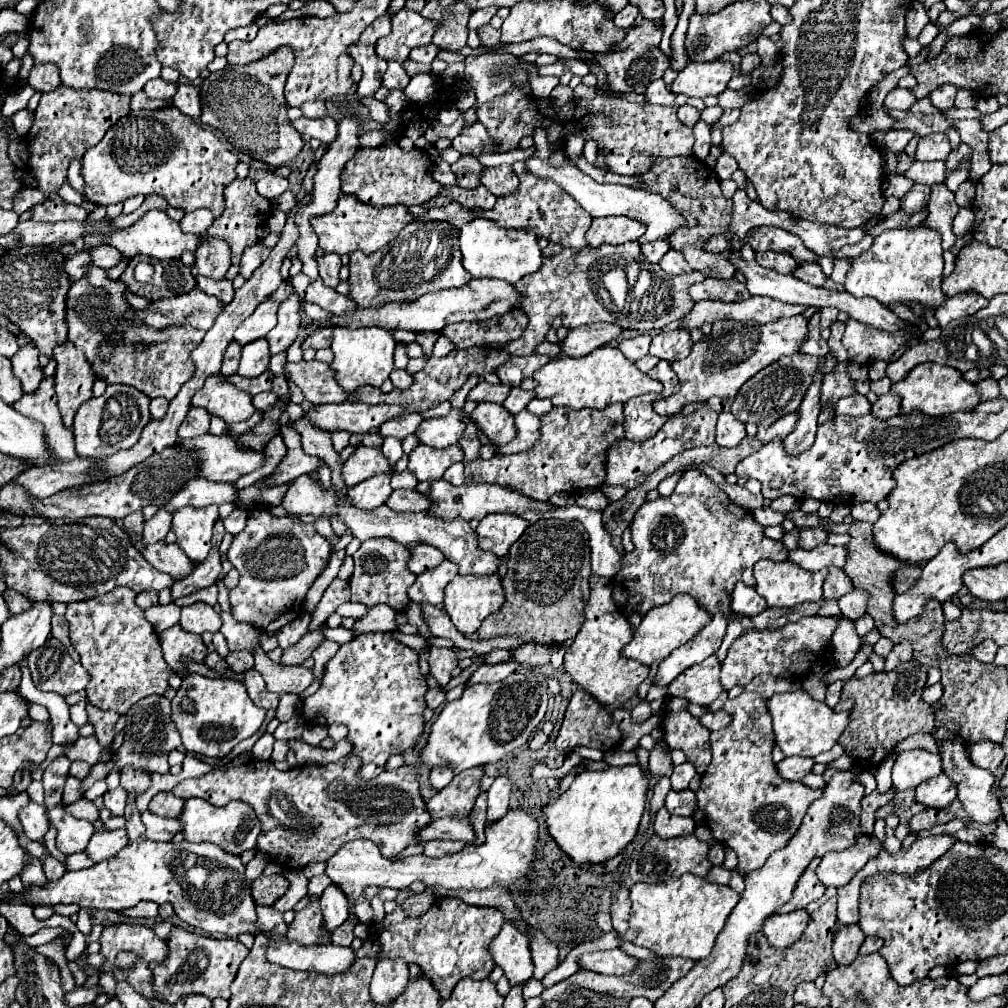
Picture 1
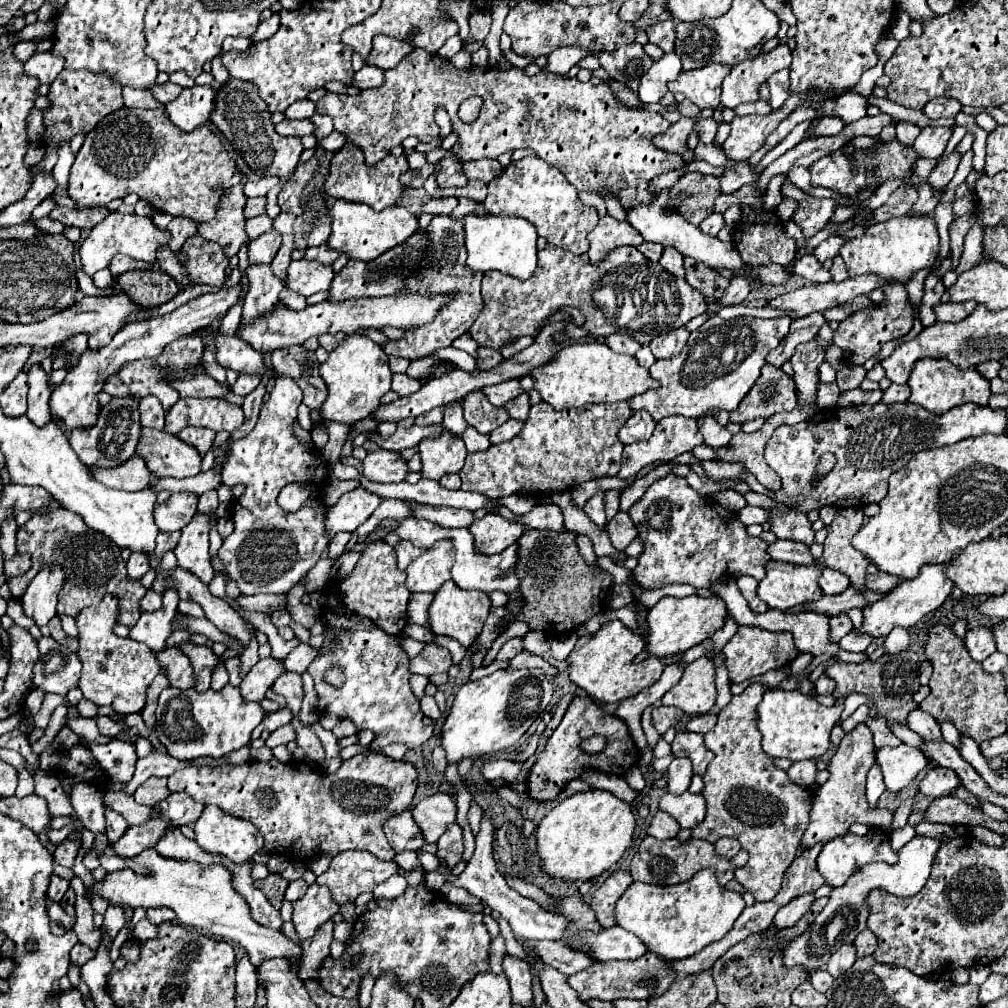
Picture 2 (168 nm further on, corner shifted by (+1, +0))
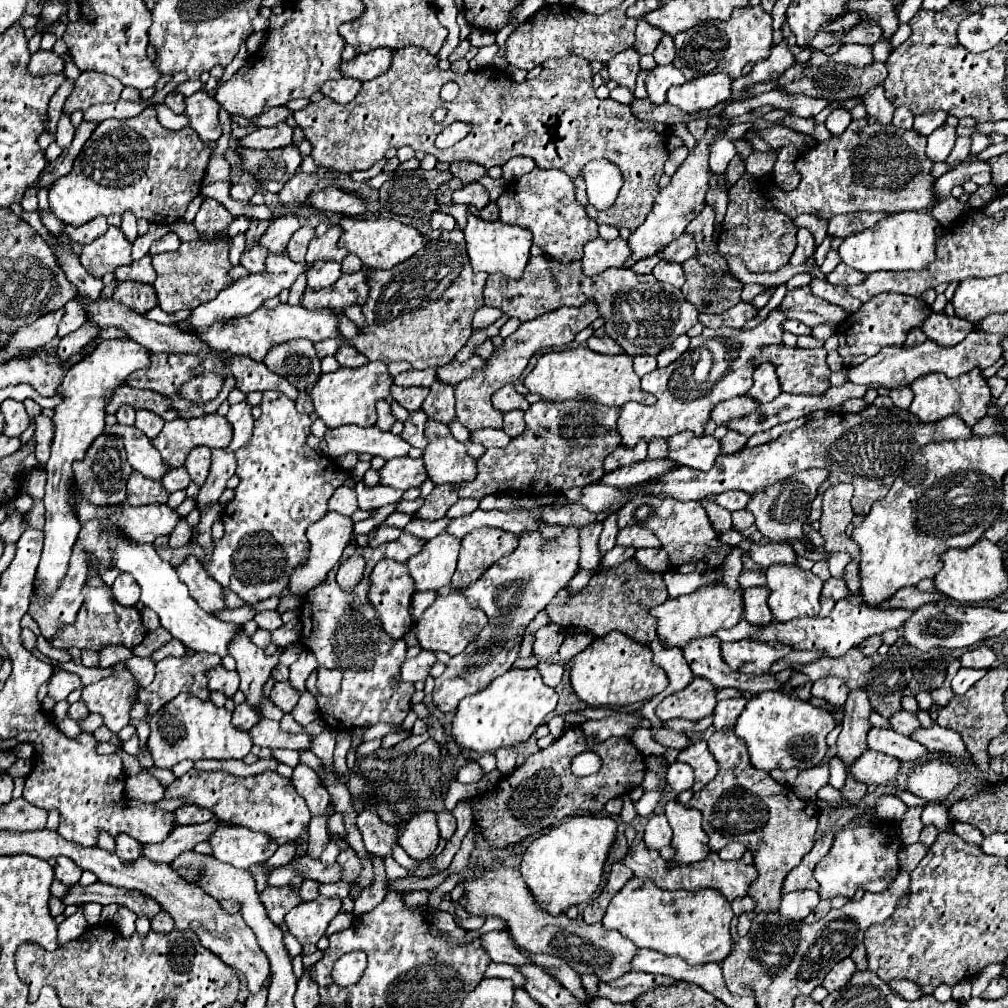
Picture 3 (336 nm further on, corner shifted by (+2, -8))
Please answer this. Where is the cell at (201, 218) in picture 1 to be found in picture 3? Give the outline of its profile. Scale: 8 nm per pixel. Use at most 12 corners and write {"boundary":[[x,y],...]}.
{"boundary":[[168,232],[150,246],[150,256],[174,252],[182,240]]}

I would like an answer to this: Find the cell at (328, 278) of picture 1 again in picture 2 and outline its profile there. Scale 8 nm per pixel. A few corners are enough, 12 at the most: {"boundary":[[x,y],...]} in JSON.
{"boundary":[[327,242],[307,248],[305,258],[321,264],[333,264],[339,258]]}

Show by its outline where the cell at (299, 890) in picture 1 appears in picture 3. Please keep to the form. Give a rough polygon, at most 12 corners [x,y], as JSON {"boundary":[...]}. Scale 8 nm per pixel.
{"boundary":[[304,880],[298,894],[304,902],[318,896],[318,886],[312,880]]}

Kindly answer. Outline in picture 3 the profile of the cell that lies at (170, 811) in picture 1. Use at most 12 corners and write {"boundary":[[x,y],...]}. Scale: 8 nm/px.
{"boundary":[[184,804],[174,810],[178,824],[212,820],[206,808]]}

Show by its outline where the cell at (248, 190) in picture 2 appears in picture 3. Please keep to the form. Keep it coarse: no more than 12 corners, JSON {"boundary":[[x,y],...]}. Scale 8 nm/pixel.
{"boundary":[[234,184],[230,196],[234,200],[250,202],[256,190],[250,184]]}

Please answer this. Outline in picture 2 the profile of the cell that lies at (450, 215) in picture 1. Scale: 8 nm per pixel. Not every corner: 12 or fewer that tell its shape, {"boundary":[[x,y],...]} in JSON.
{"boundary":[[459,198],[459,206],[451,216],[467,214],[485,216],[483,204],[471,198]]}

